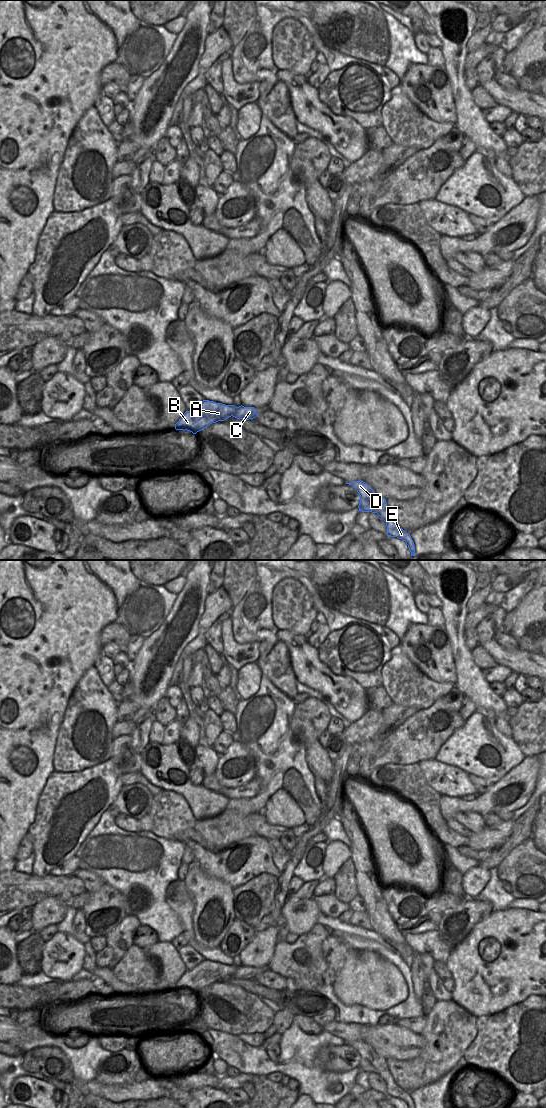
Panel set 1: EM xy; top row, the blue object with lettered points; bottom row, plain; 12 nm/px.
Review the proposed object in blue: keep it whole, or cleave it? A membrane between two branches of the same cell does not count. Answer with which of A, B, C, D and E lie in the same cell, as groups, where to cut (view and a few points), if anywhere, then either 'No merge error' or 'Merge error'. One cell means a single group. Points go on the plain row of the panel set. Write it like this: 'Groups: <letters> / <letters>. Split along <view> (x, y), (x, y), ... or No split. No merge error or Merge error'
Groups: A B C D E. No split. No merge error

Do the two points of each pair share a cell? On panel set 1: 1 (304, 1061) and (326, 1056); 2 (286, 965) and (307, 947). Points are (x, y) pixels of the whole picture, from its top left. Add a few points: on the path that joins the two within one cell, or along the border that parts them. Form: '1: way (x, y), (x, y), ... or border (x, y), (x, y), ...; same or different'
1: border (327, 1044), (317, 1052), (315, 1064), (334, 1072); different
2: way (291, 958), (294, 951), (300, 951); same

